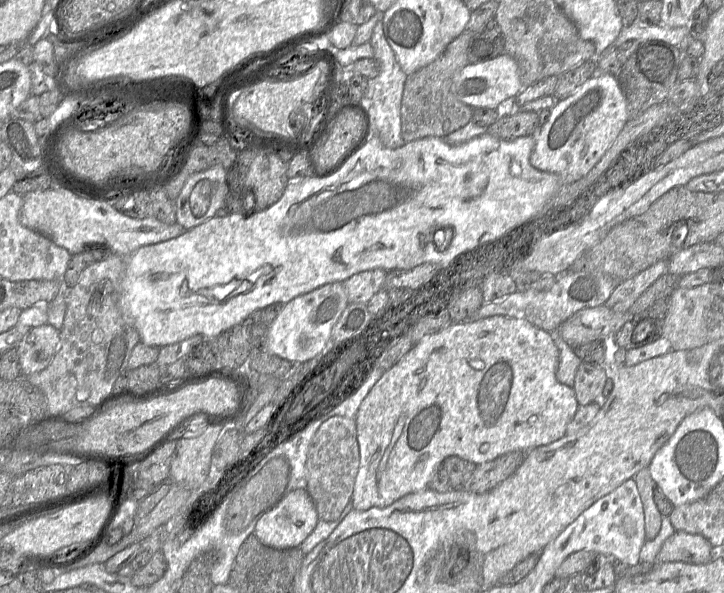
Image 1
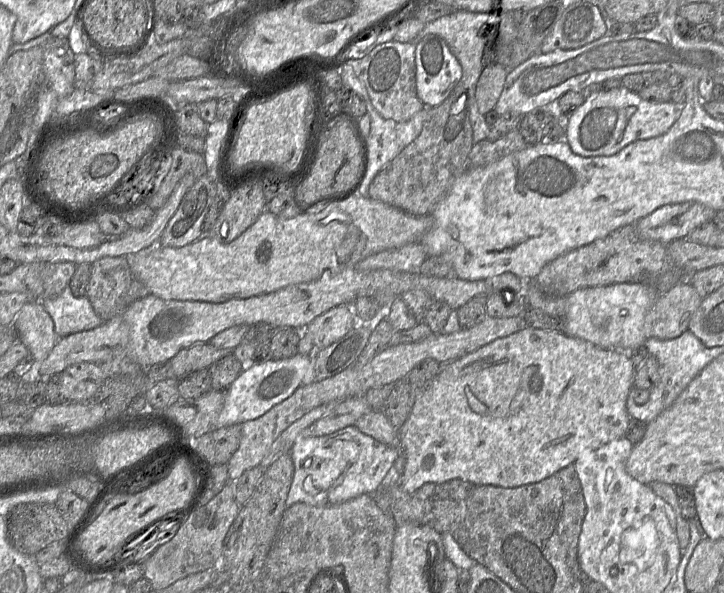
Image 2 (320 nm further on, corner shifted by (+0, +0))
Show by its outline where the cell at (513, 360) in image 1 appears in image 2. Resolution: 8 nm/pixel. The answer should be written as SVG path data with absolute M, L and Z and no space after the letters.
M529 326L496 339L445 364L440 372L419 391L407 419L398 428L399 449L404 457L404 466L398 484L404 491L414 493L426 483L439 484L453 479L469 481L473 485L494 485L505 488L541 481L573 464L585 449L597 449L626 435L631 420L626 403L629 392L634 386L635 373L636 369L627 352L598 347L591 342L567 335L561 328L541 329Z

